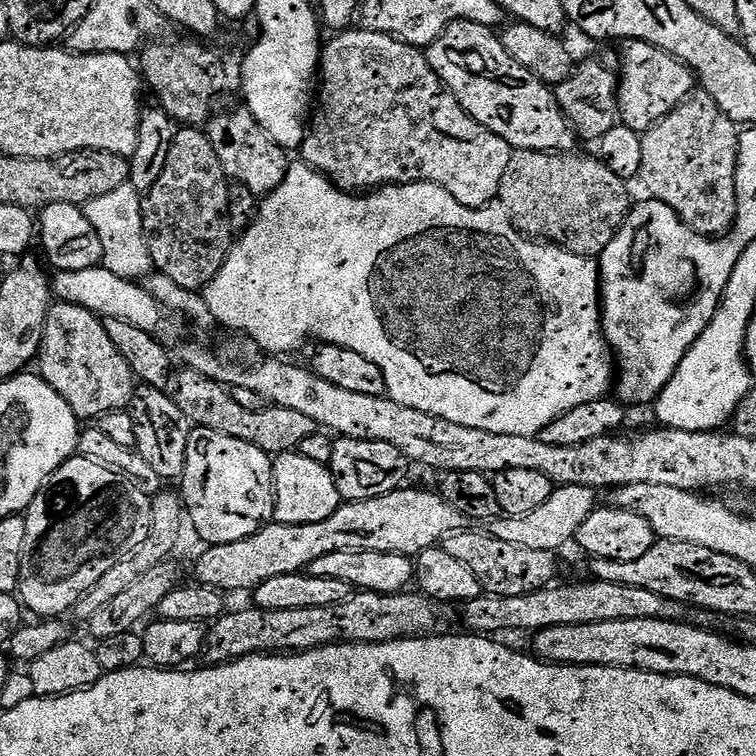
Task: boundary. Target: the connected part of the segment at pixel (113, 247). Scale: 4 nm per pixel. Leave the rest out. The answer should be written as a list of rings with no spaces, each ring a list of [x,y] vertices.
[[[129,182],[118,186],[118,190],[111,194],[102,194],[102,198],[94,198],[89,204],[83,205],[86,218],[90,218],[90,226],[94,226],[102,242],[102,266],[126,279],[140,280],[153,271],[142,226],[141,199],[141,193]]]

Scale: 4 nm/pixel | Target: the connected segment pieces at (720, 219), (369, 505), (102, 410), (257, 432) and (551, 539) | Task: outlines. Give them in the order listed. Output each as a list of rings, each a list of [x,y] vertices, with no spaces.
[[[693,94],[680,103],[672,113],[666,118],[662,118],[658,123],[648,129],[642,135],[642,170],[638,177],[639,183],[644,183],[644,188],[649,197],[653,200],[661,200],[666,206],[670,206],[670,210],[674,210],[682,218],[684,224],[688,224],[696,232],[700,232],[704,236],[717,237],[731,228],[732,223],[736,221],[736,167],[740,159],[738,158],[738,142],[740,141],[740,132],[736,123],[726,114],[722,114],[722,110],[714,102],[712,96],[703,94]]]
[[[401,486],[378,498],[341,503],[340,508],[326,518],[326,522],[273,522],[250,538],[205,547],[205,552],[196,560],[195,579],[206,588],[217,589],[224,594],[251,593],[269,578],[305,571],[326,554],[381,552],[415,558],[422,550],[437,547],[453,532],[465,531],[466,517],[440,497],[439,491],[423,492],[420,488],[408,487]]]
[[[53,303],[42,334],[39,364],[40,377],[62,394],[66,406],[70,406],[70,410],[84,422],[125,411],[138,387],[135,374],[111,342],[103,319],[82,306]]]
[[[185,367],[183,371],[175,373],[170,395],[178,410],[186,414],[189,425],[214,430],[218,434],[230,434],[230,438],[242,438],[242,442],[258,446],[258,450],[273,458],[281,456],[283,452],[299,450],[302,441],[318,431],[316,420],[301,414],[299,410],[286,410],[275,406],[262,410],[245,410],[239,402],[234,402],[231,391],[225,385],[198,374],[193,368]]]
[[[562,484],[553,487],[550,498],[538,506],[538,510],[530,510],[530,514],[521,516],[505,516],[491,521],[490,534],[502,542],[510,542],[510,546],[522,546],[526,550],[546,550],[559,553],[559,548],[570,545],[576,539],[576,532],[590,518],[590,514],[598,507],[597,489],[578,486],[577,484]]]

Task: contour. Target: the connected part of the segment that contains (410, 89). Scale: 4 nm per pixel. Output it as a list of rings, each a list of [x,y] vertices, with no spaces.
[[[349,30],[331,37],[332,41],[323,45],[320,54],[320,67],[318,69],[318,103],[310,116],[310,127],[304,136],[302,149],[303,163],[311,168],[317,168],[319,172],[331,178],[337,188],[345,190],[372,190],[377,186],[395,186],[398,184],[437,184],[442,190],[446,190],[459,204],[467,208],[487,208],[499,197],[502,178],[506,174],[506,166],[510,166],[510,158],[513,154],[506,141],[498,138],[486,126],[482,126],[454,98],[454,94],[444,87],[443,82],[434,74],[434,70],[428,65],[428,57],[421,49],[404,44],[386,34],[366,32],[363,30]]]

